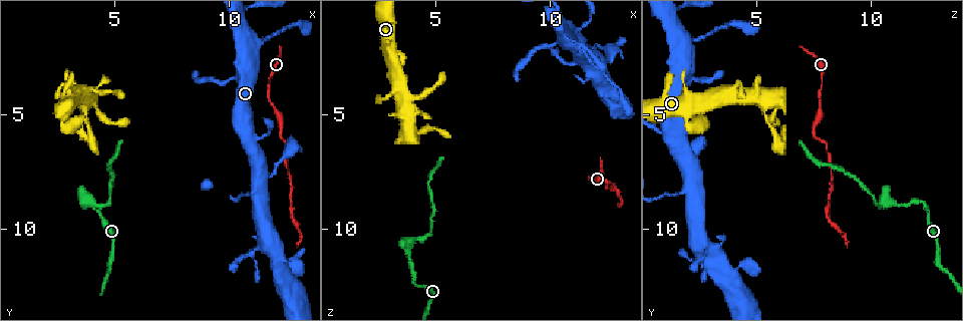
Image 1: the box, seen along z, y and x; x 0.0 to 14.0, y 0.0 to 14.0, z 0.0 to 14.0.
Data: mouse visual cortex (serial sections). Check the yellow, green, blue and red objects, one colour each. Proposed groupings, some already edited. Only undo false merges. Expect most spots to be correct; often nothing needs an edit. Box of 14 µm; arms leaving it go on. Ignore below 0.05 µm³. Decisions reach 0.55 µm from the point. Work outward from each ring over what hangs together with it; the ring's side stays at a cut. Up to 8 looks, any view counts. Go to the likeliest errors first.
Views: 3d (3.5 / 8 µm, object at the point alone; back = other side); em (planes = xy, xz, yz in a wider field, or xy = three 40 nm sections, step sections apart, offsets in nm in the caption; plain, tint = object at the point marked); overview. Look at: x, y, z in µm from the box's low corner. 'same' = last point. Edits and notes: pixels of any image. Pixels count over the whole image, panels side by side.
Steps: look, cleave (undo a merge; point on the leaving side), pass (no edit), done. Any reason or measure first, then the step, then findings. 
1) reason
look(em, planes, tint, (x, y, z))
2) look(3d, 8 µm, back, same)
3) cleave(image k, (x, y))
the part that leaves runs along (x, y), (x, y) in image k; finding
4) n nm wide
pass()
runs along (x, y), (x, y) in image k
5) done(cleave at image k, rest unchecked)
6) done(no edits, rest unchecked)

sharp bend
look(3d, 3.5 µm, back, (12.4, 6.5, 8.1))

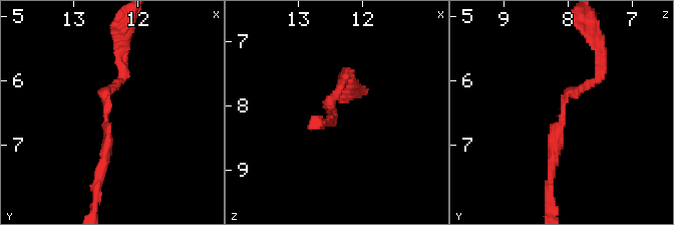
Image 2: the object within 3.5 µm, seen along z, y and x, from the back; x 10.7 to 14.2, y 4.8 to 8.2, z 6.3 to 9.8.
arms of 150, 150 nm
look(em, xy, step 3, tint, (12.50, 6.45, 8.10))

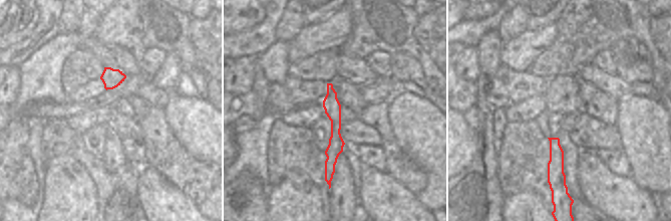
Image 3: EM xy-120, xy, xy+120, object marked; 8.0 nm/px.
another direction
look(em, xy, step 1, tint, same)

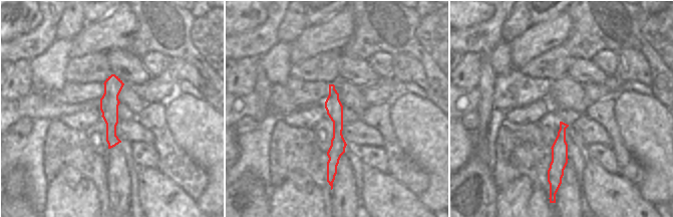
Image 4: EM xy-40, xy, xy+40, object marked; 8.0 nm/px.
140 nm wide
pass()
runs along (600, 66), (592, 81), (564, 99), (551, 174) in image 2; continuous, no second cell

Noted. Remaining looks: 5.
abrupt turn
look(3d, 3.5 µm, (4.0, 8.8, 12.3))

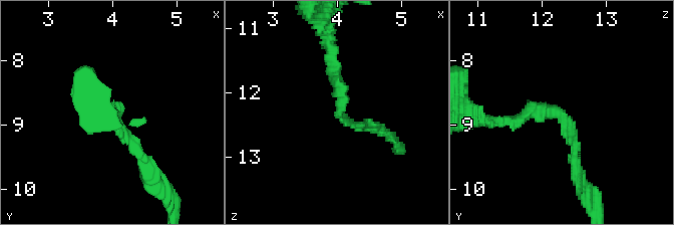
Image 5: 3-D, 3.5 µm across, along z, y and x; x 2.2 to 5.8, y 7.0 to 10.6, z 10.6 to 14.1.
arms of 150, 200 nm; now the EM
look(em, planes, tint, (4.05, 8.85, 12.25))

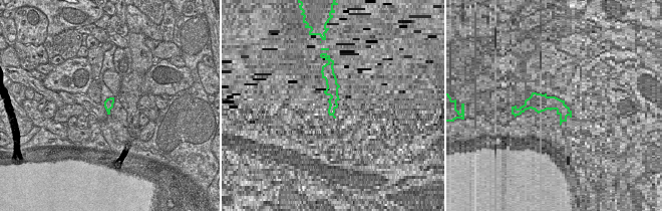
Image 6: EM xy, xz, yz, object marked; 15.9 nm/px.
pass()
runs along (577, 165), (556, 113), (497, 122) in image 5; one cell here

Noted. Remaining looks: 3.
sharp bend
look(3d, 3.5 µm, (11.6, 7.7, 2.2))

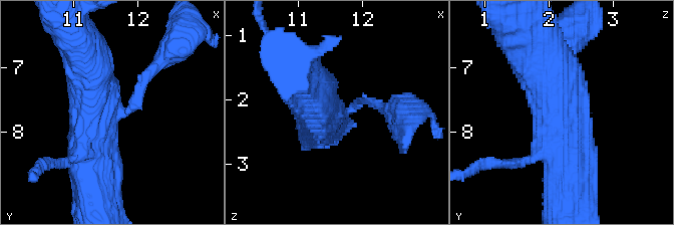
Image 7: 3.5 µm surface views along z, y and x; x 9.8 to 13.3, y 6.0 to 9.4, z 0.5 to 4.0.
look(em, xy, step 2, tint, (11.65, 7.75, 2.20))

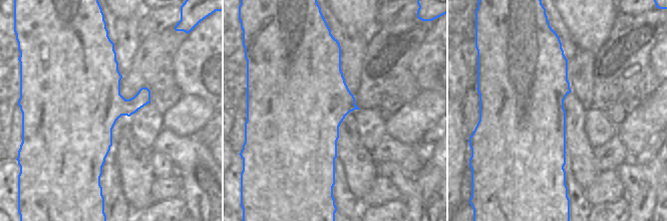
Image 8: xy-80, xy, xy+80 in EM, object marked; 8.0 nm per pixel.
650 nm wide
pass()
runs along (535, 53), (563, 99), (570, 183) in image 7; one cell here

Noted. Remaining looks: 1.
done(no edits, rest unchecked)

